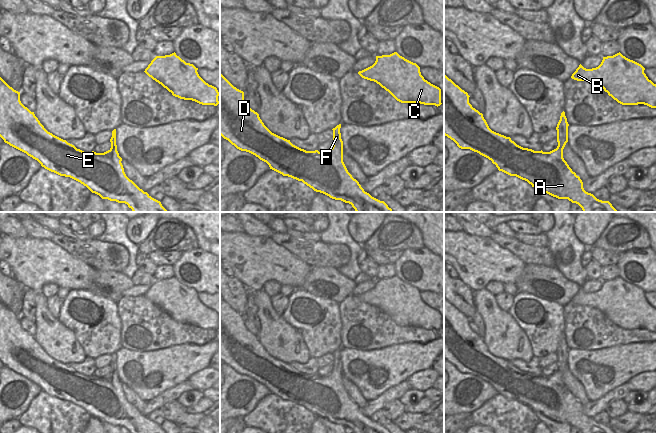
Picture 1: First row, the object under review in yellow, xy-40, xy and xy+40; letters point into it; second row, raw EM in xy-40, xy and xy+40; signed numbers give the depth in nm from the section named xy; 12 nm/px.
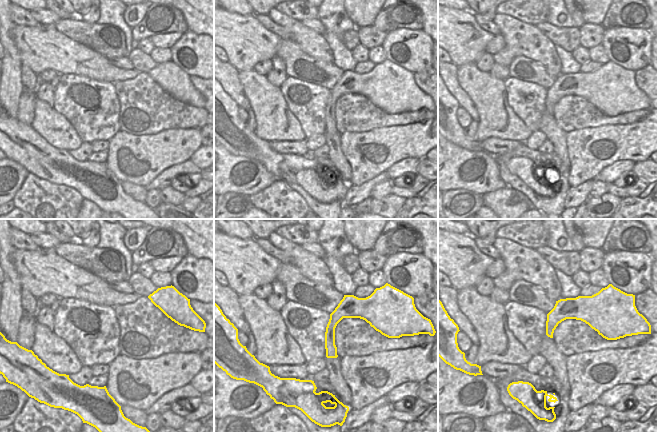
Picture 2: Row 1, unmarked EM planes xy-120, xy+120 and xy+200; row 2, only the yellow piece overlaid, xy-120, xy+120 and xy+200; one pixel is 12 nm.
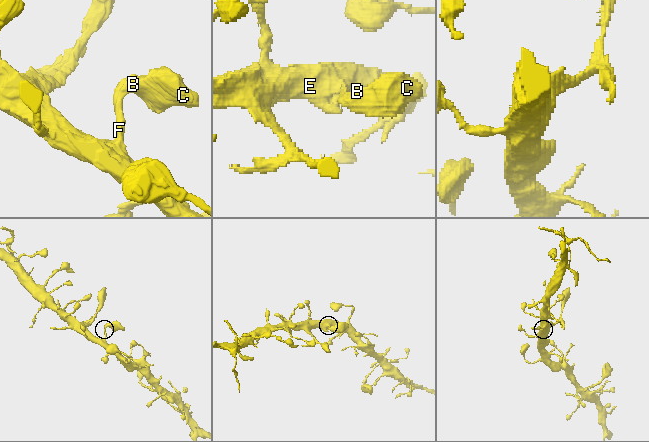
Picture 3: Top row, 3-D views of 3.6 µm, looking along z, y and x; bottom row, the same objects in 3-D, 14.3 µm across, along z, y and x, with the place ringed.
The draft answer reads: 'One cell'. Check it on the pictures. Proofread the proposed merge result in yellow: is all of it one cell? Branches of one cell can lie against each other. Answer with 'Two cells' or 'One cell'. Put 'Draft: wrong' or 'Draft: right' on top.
Draft: right
One cell.

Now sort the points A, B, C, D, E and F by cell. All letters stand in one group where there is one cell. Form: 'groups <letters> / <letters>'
groups A B C D E F

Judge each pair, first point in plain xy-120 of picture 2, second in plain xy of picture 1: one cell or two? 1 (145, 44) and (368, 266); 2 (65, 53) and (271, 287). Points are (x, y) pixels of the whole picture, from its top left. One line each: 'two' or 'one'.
1: one
2: two

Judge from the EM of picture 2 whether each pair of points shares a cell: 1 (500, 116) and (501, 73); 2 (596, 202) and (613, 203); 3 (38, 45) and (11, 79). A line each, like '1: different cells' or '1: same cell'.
1: different cells
2: same cell
3: different cells

